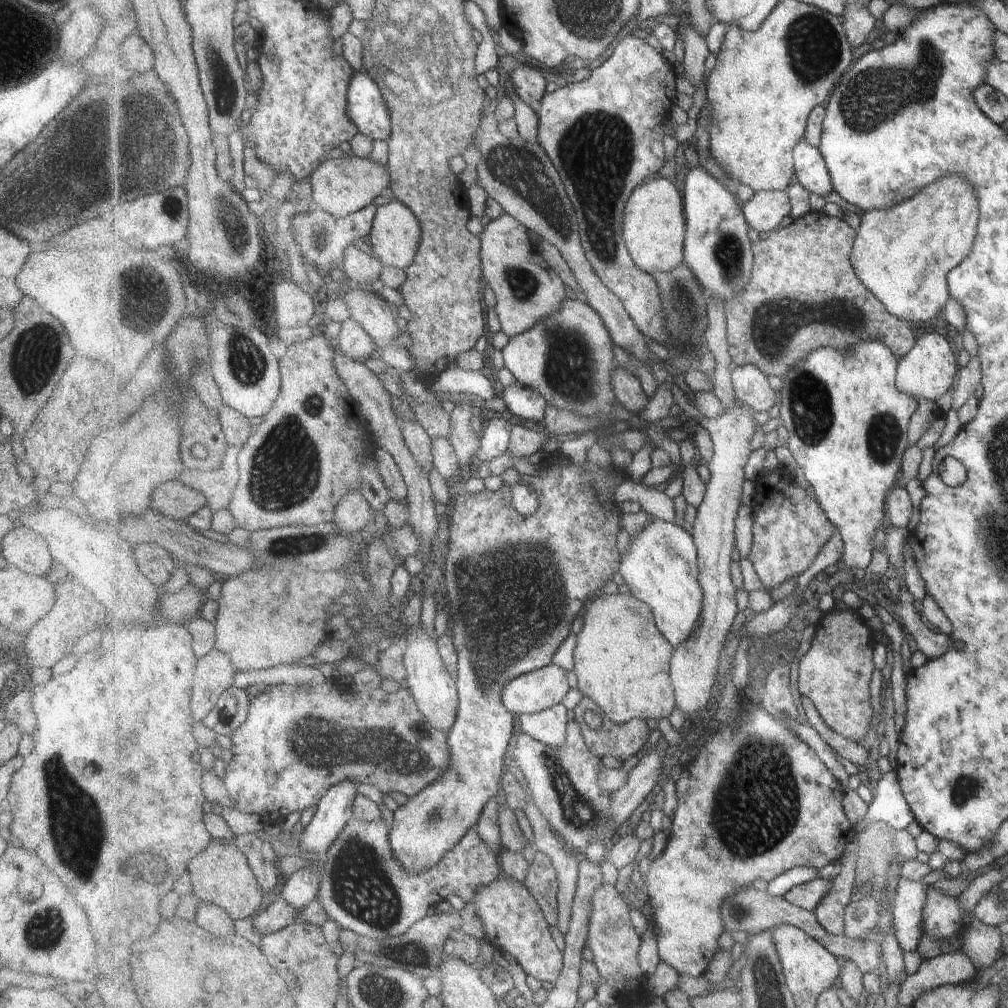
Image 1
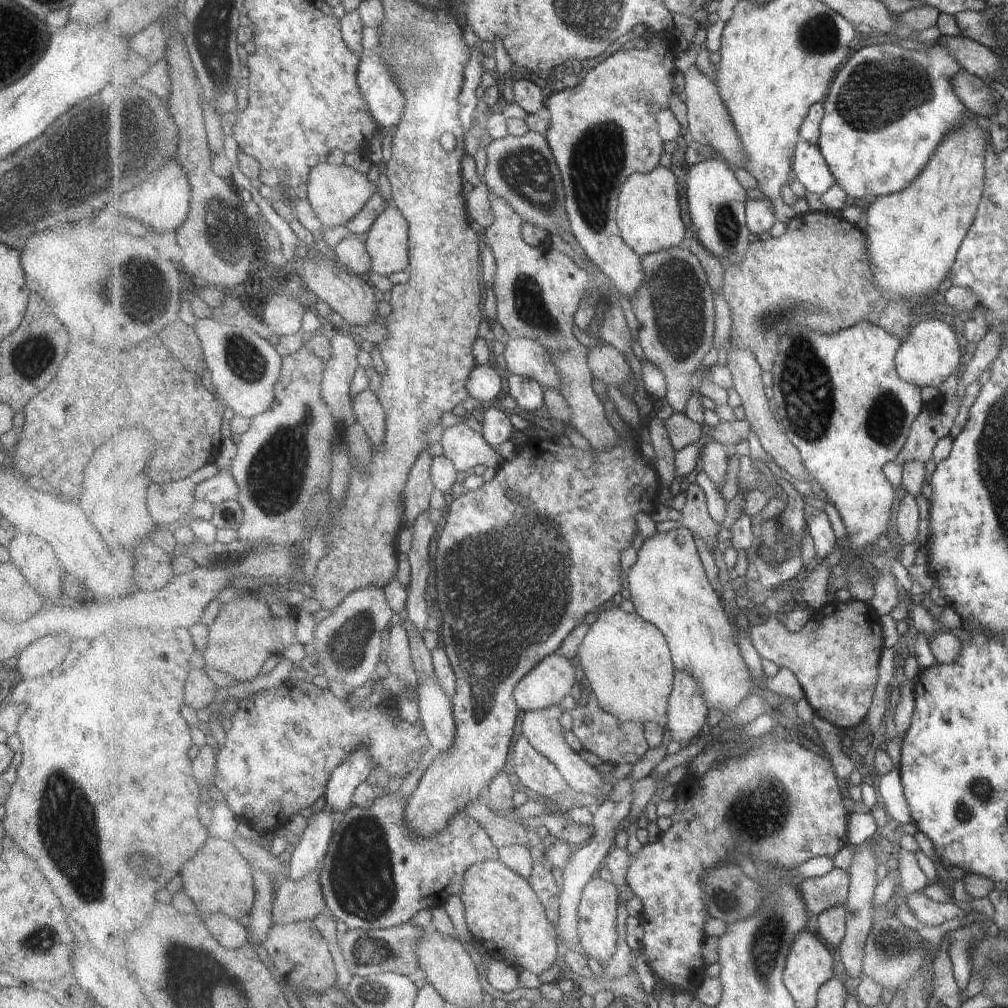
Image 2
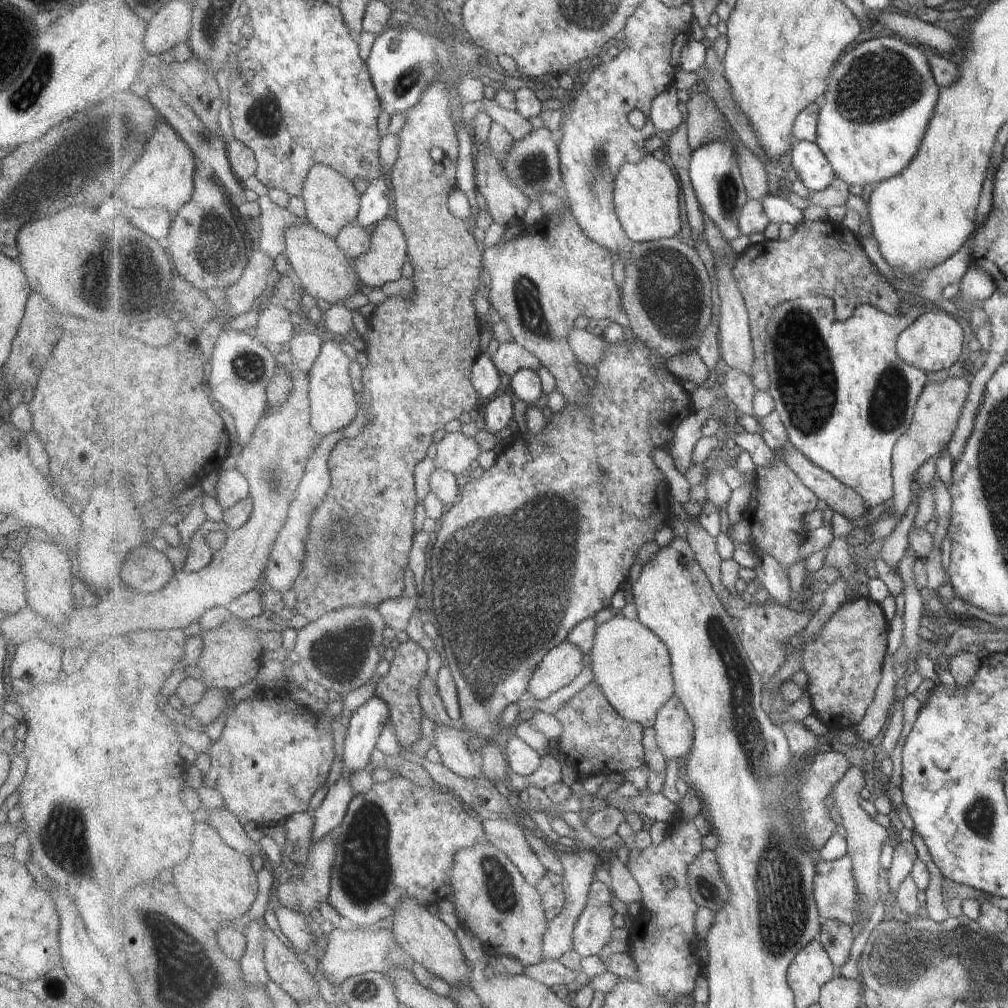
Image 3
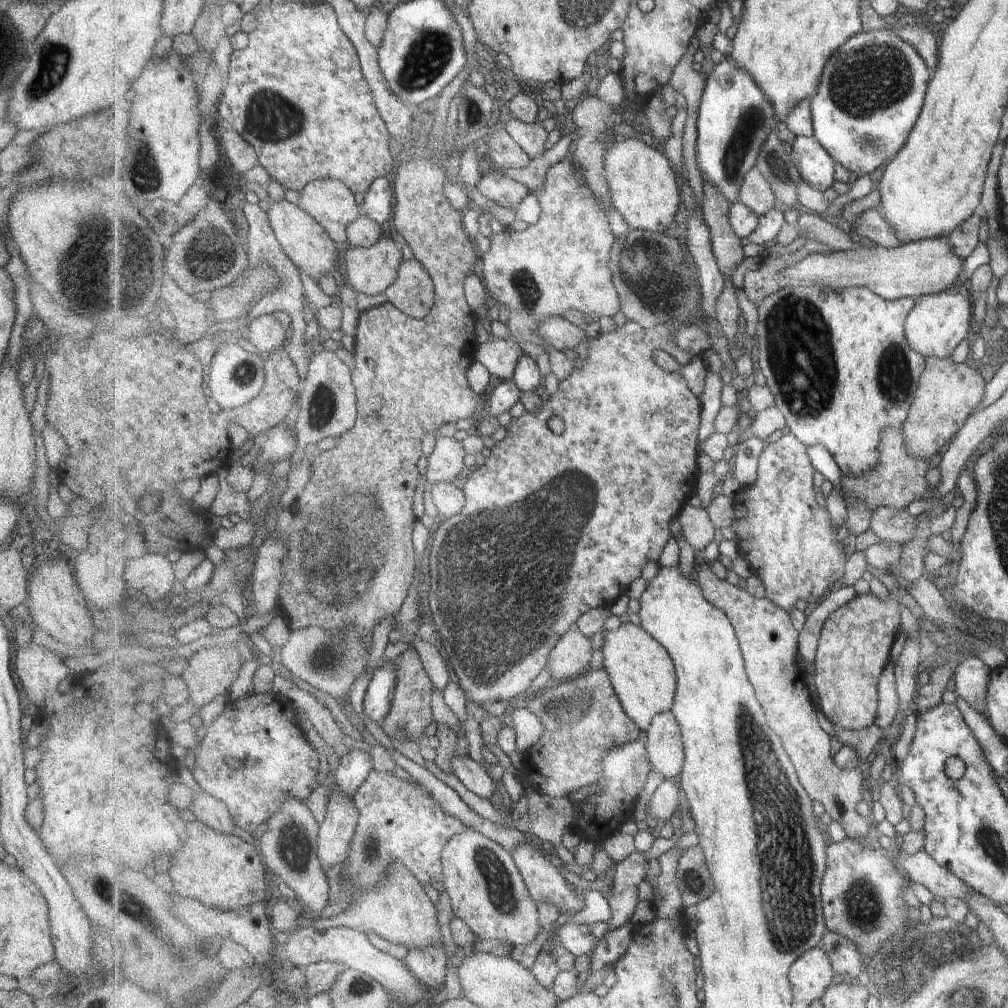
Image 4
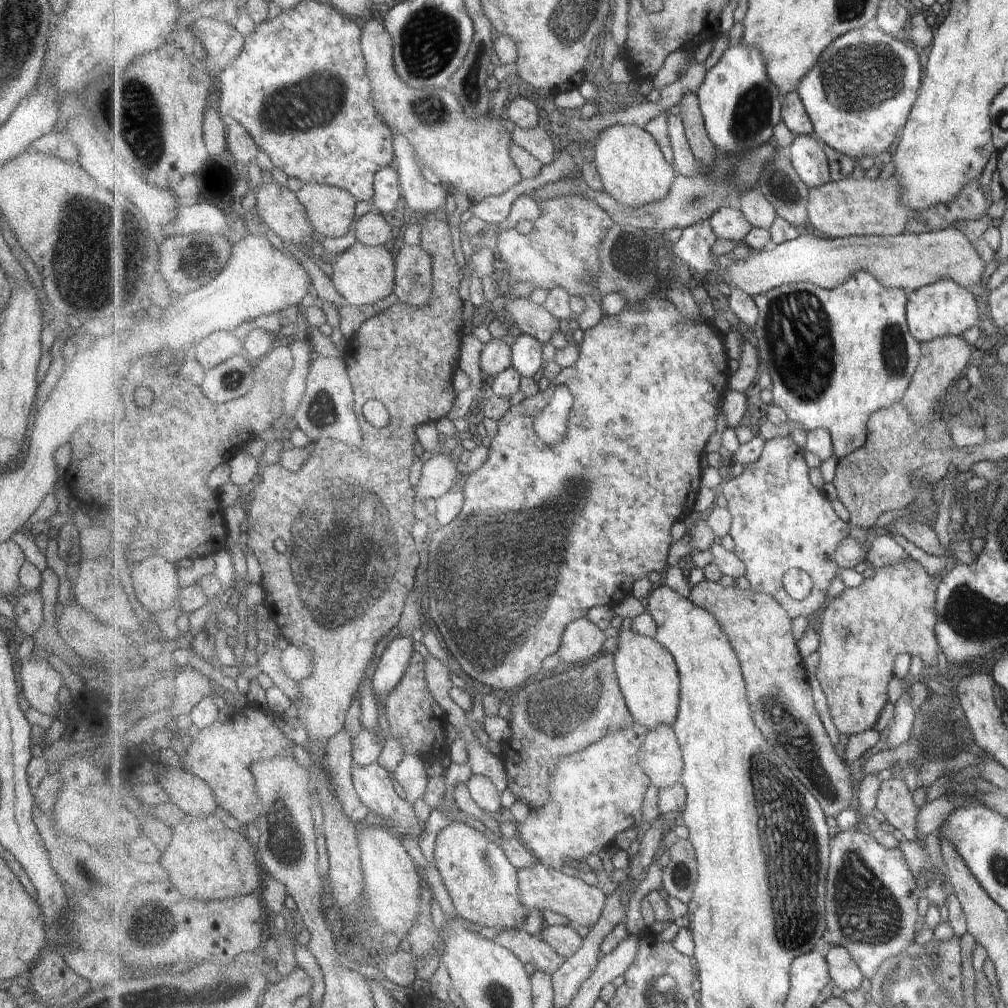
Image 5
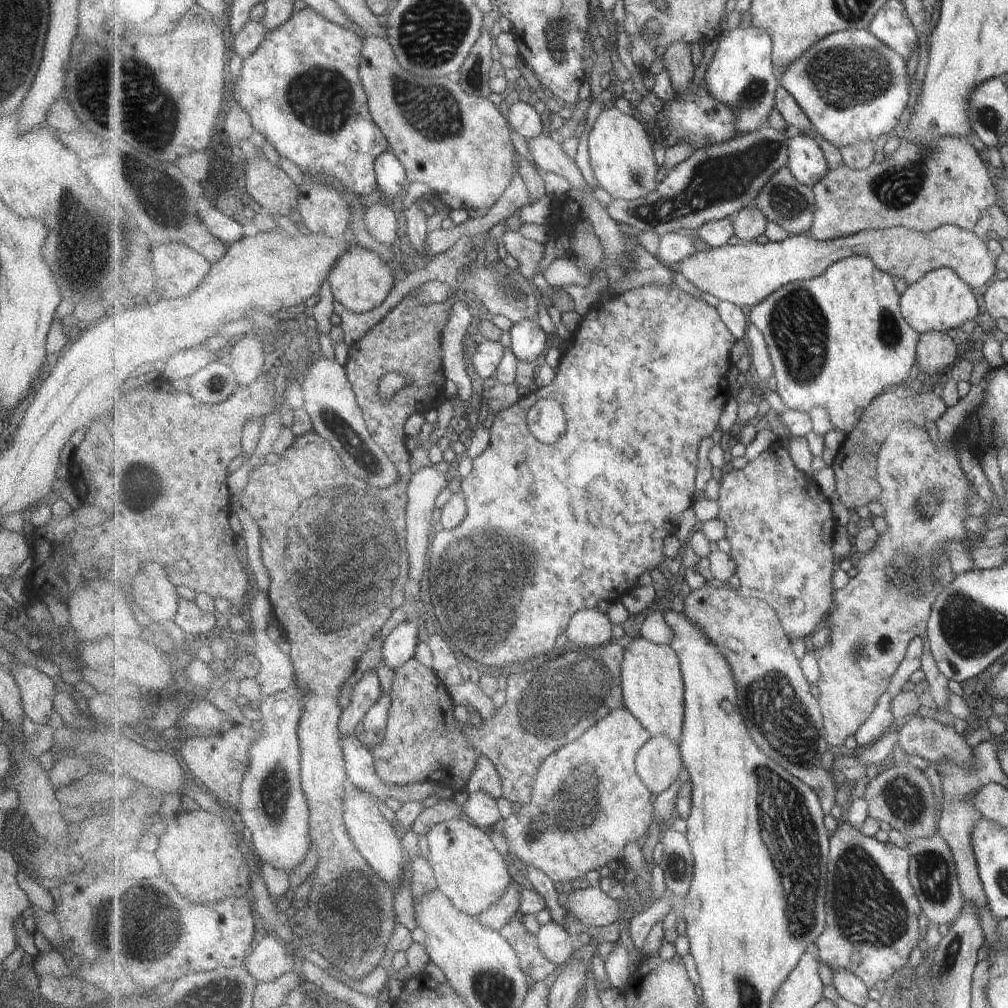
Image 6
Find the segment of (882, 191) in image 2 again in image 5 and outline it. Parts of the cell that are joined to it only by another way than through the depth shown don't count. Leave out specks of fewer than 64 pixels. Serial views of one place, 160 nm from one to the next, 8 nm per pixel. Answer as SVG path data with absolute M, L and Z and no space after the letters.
M869 26L857 29L838 38L819 57L815 66L800 82L797 92L809 113L816 138L852 160L865 156L881 156L899 136L907 124L907 112L919 96L921 64L917 54L903 44L902 38L895 38L883 28Z

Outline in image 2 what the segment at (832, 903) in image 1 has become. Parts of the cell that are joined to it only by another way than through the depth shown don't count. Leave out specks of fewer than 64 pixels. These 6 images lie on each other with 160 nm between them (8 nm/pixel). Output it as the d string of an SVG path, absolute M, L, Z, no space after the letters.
M838 906L815 916L814 929L831 948L840 944L846 935L846 907Z

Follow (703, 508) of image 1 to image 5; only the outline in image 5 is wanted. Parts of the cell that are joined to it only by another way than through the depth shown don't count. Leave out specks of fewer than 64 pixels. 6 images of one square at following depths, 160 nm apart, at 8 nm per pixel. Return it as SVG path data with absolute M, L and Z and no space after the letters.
M661 723L648 730L640 750L640 765L658 790L682 782L684 754L671 725Z

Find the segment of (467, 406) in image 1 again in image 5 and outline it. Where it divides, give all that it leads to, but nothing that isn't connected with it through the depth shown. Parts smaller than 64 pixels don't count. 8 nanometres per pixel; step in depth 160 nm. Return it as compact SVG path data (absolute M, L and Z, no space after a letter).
M437 453L423 462L421 477L416 490L416 496L424 504L425 499L435 499L448 490L451 490L457 483L459 477L463 474L463 467L457 467L459 461L453 460L451 453Z

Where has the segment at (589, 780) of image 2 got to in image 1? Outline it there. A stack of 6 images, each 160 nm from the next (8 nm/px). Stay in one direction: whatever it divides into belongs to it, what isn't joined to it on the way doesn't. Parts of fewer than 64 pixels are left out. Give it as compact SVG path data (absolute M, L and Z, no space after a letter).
M562 703L538 713L520 714L518 718L523 732L548 745L560 748L569 737L569 716Z

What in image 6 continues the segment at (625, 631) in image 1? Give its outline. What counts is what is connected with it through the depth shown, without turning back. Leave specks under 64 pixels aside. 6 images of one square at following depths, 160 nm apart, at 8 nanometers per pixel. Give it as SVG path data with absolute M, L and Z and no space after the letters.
M638 636L624 648L622 689L625 707L652 734L667 735L680 745L684 732L685 687L679 655L671 645L658 645Z

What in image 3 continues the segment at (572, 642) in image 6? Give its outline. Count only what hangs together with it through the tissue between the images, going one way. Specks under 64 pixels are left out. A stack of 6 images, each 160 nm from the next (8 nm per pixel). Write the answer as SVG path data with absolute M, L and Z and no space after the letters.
M569 641L553 648L532 674L529 696L543 700L569 686L585 670L583 654L577 645Z

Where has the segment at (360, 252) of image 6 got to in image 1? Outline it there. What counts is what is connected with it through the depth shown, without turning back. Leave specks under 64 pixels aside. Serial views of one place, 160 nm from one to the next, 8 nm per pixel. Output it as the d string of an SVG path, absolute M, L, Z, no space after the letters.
M391 197L391 202L378 207L370 234L371 249L383 264L400 268L403 271L413 264L422 239L420 219L405 203Z

